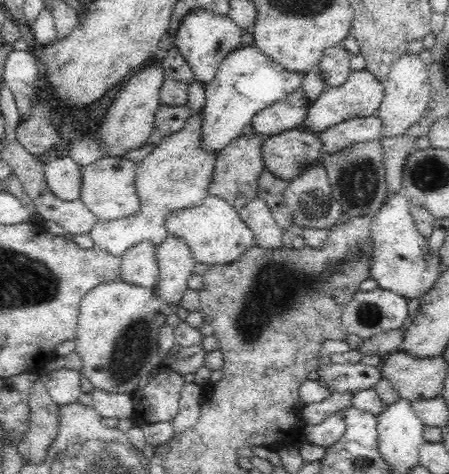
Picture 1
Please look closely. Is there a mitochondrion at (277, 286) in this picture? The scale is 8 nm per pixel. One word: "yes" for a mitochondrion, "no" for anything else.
yes

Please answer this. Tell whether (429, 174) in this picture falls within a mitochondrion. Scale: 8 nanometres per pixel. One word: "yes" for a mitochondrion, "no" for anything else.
yes

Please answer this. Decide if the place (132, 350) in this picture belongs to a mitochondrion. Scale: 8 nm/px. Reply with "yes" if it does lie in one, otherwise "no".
yes

